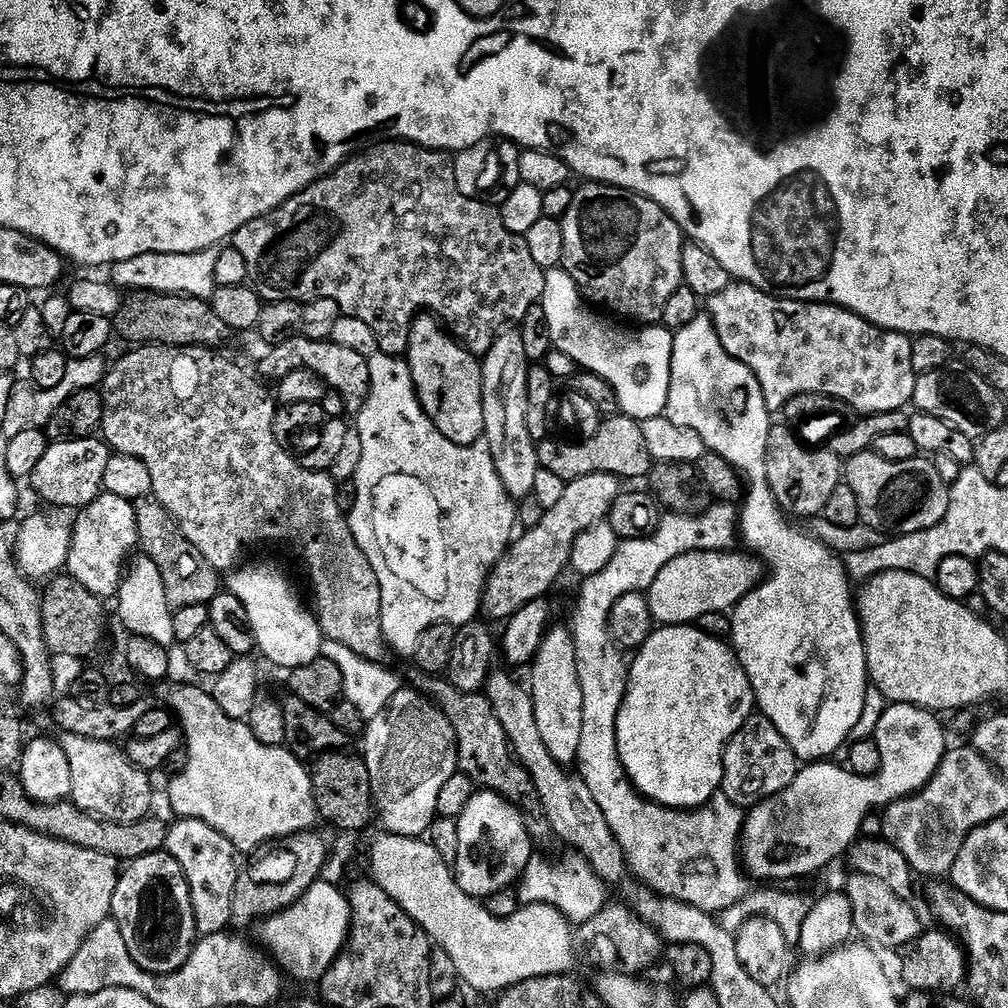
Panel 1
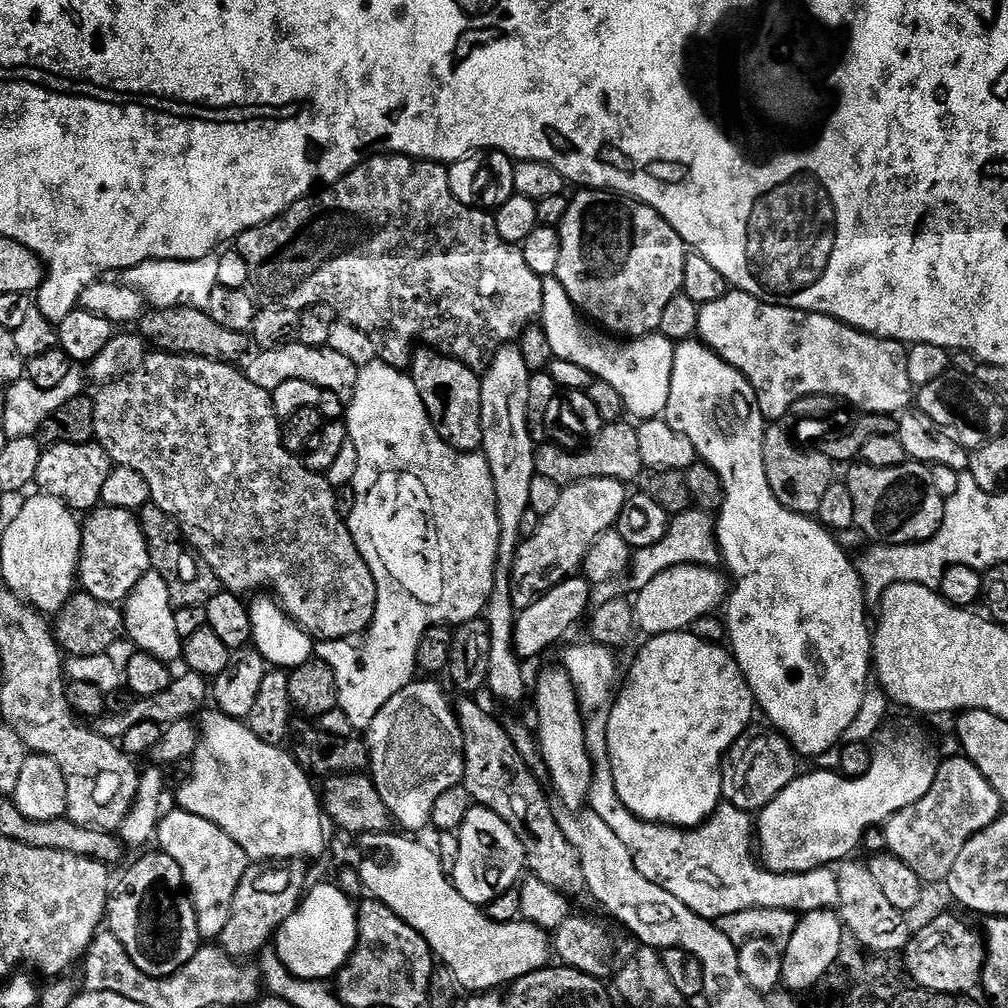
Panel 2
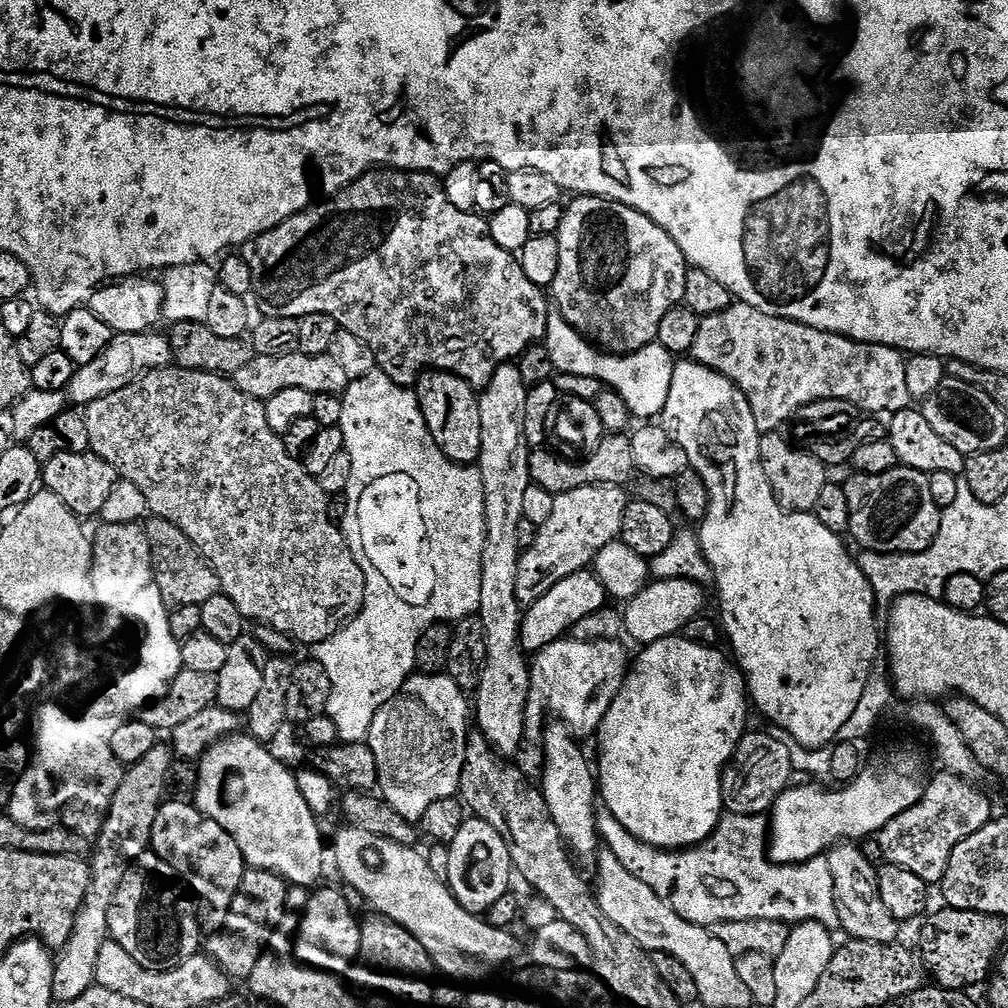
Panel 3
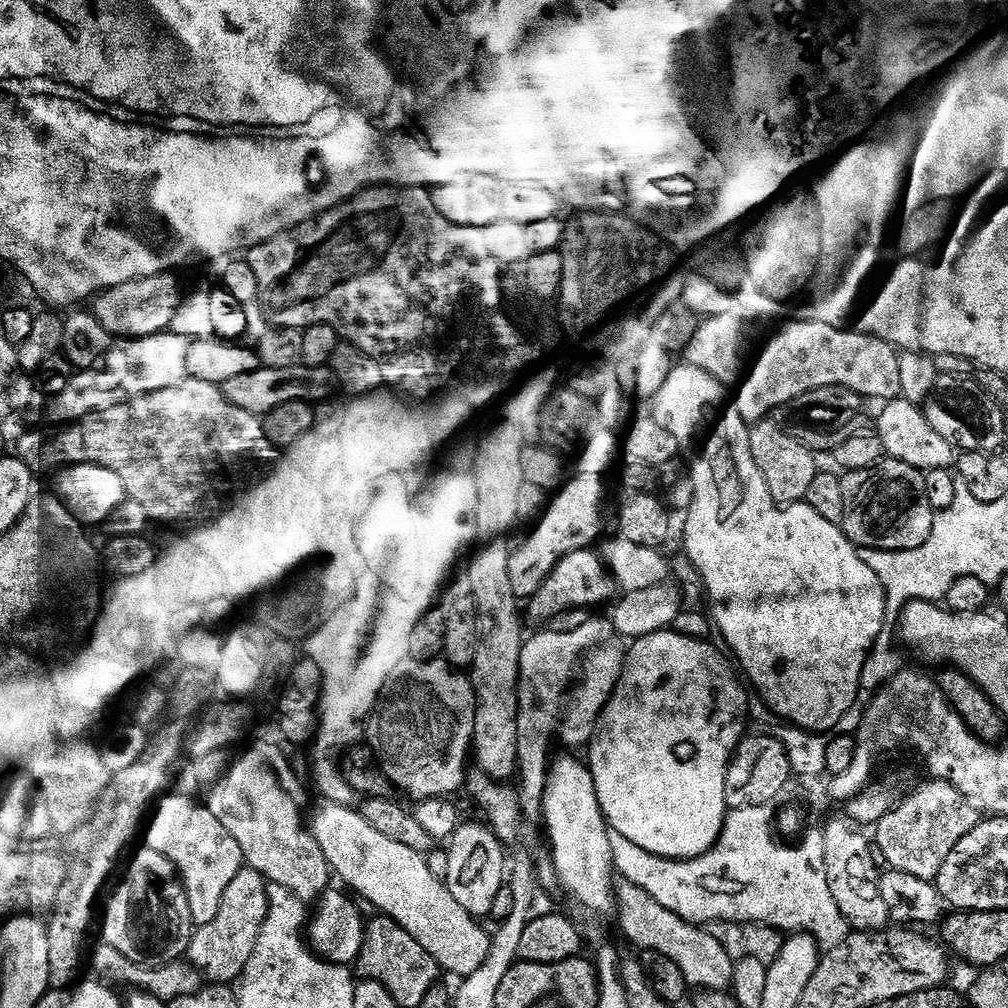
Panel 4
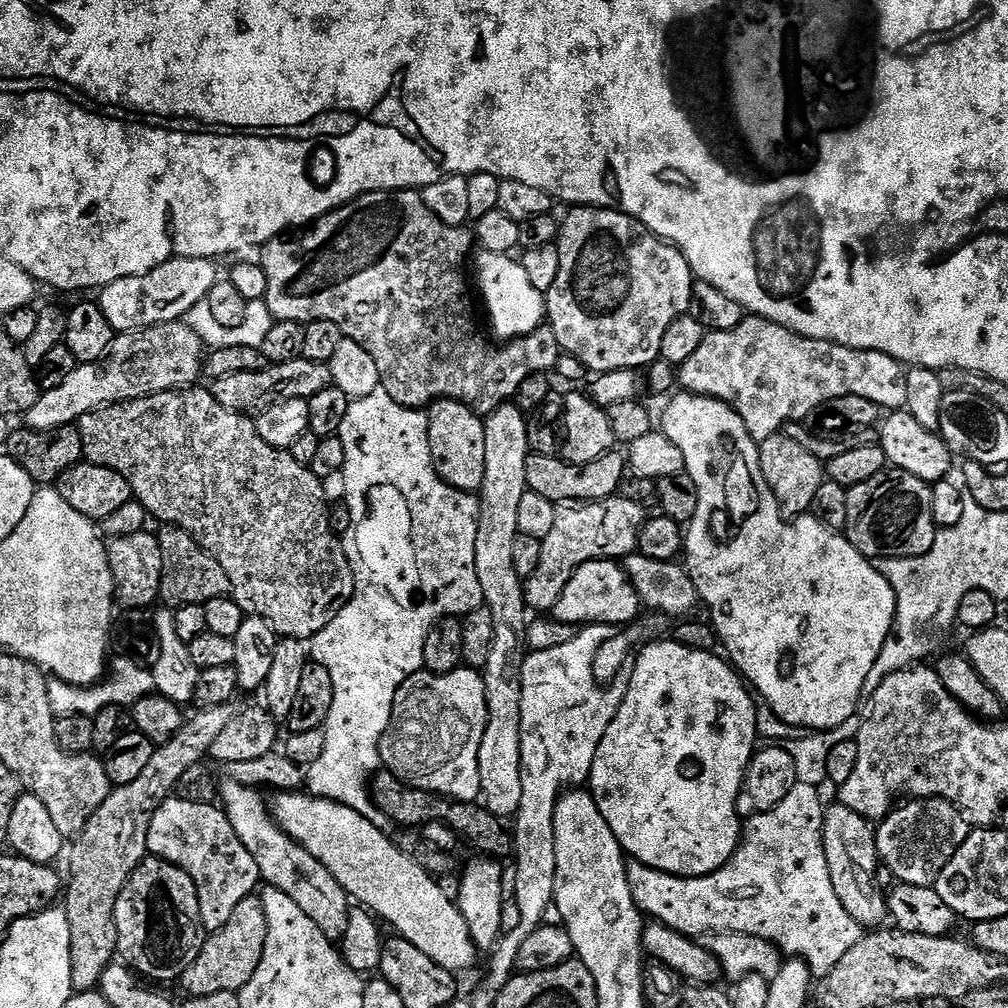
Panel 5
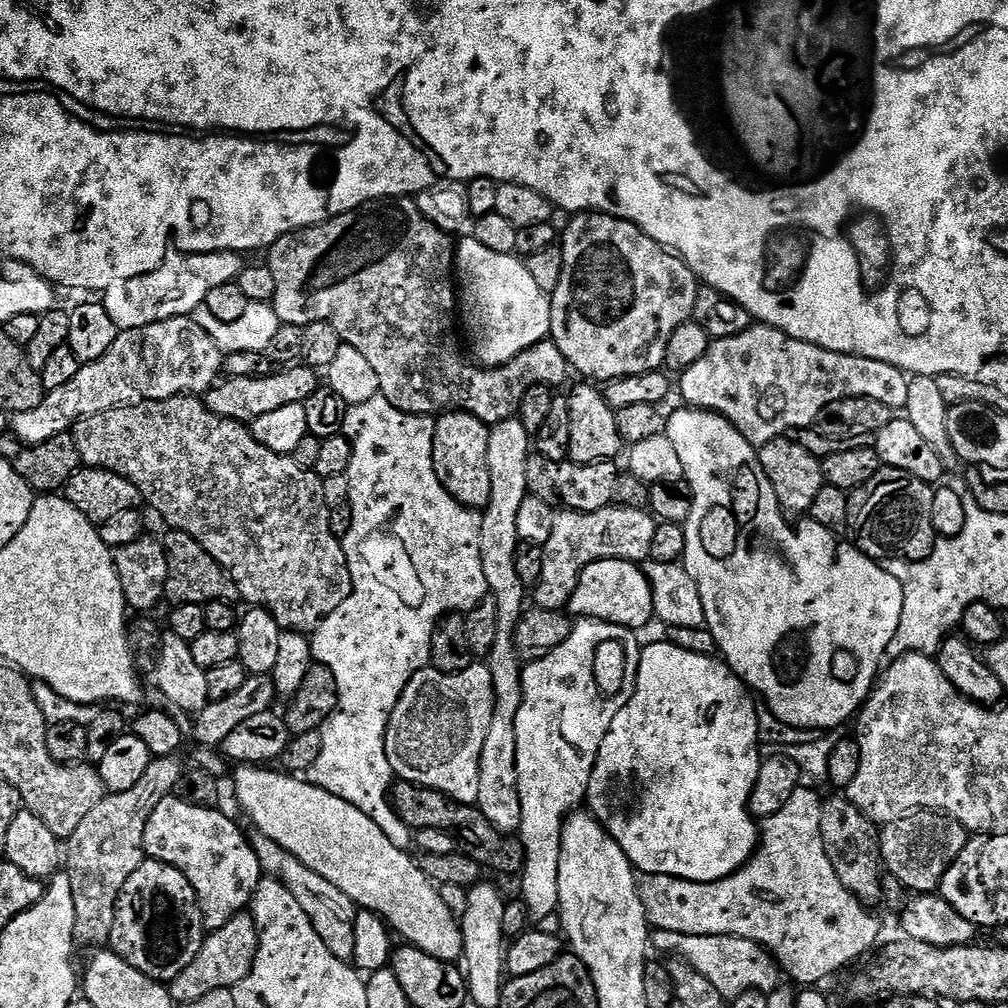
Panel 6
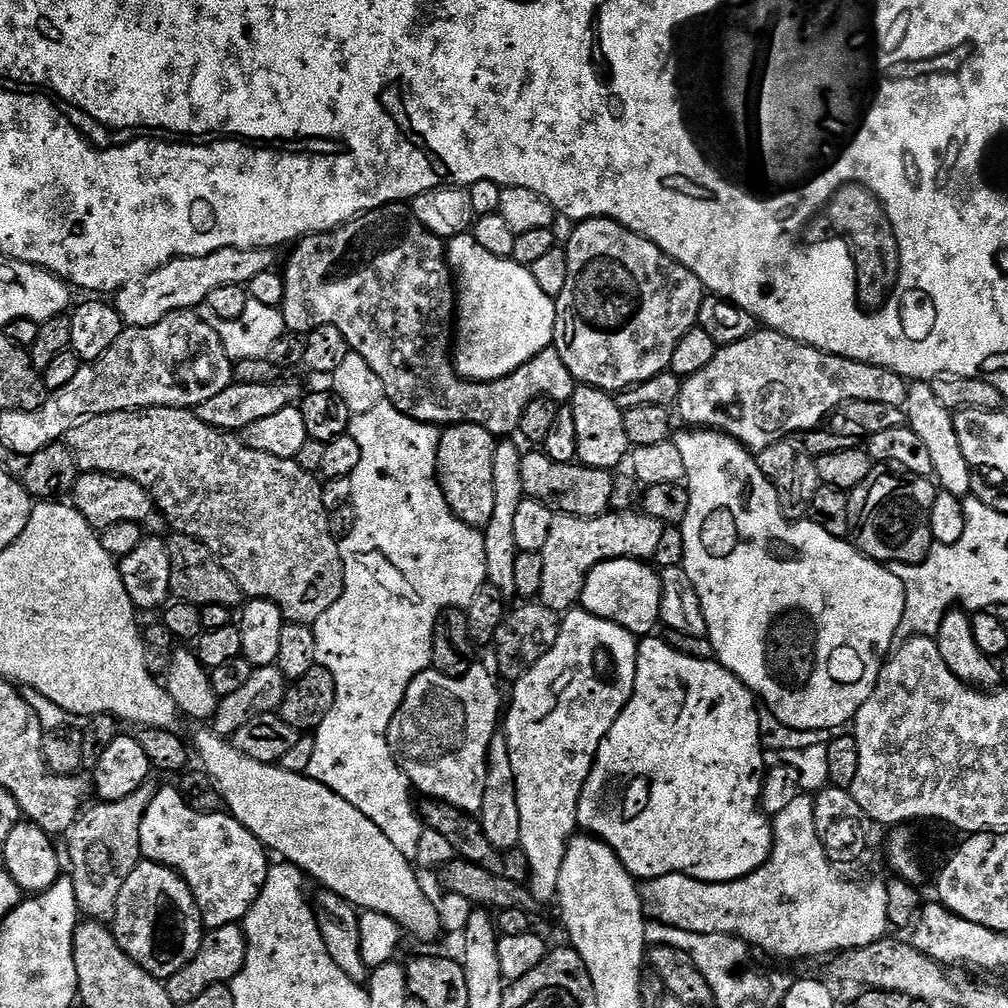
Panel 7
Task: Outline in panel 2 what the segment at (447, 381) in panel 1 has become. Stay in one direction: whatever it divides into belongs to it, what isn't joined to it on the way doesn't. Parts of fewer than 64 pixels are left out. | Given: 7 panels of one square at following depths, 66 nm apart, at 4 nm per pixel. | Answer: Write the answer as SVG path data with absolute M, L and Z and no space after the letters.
M431 347L415 349L410 365L412 381L418 386L418 394L426 406L426 414L438 434L454 450L478 452L484 447L482 438L482 394L481 377L452 356Z

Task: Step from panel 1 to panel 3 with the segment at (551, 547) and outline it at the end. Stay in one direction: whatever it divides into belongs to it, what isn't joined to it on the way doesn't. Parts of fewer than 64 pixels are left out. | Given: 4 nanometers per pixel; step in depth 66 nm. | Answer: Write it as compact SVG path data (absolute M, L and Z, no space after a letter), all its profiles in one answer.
M591 484L578 486L578 490L570 490L556 497L554 511L544 524L539 525L537 540L529 548L523 549L518 562L518 578L516 579L516 597L521 605L533 604L546 590L557 584L556 576L548 576L548 528L596 528L596 536L611 536L617 539L623 530L623 515L630 501L630 496L619 484Z

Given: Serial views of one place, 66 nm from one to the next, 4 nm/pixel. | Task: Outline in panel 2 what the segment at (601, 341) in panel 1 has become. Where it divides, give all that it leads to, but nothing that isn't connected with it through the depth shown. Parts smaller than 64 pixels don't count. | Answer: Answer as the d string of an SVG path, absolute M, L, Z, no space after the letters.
M555 278L544 280L544 310L542 325L546 336L550 340L550 347L555 358L572 362L588 371L595 379L610 382L618 394L622 394L622 402L629 413L639 418L656 418L663 413L670 398L670 378L674 370L674 354L676 353L673 341L665 336L653 334L635 338L613 338L605 334L599 327L593 326L570 302L570 294L562 286L562 282Z

